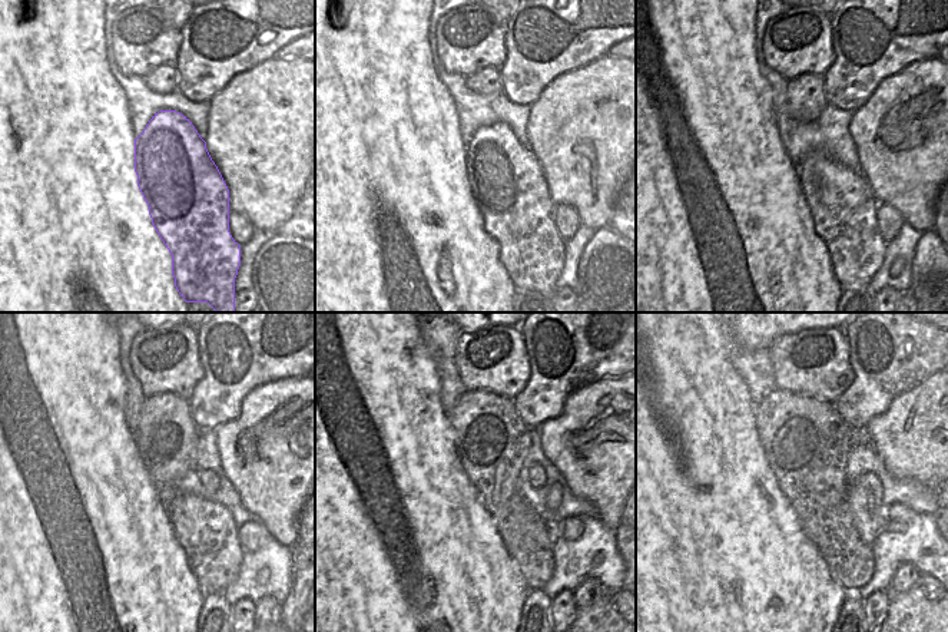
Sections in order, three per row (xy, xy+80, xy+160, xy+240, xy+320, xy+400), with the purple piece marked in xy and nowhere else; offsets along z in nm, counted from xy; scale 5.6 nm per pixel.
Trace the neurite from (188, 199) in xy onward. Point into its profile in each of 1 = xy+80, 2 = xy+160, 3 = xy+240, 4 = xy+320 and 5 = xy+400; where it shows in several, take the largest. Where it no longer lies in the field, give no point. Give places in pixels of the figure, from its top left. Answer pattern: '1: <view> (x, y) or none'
1: xy+80 (507, 184)
2: xy+160 (844, 211)
3: xy+240 (208, 535)
4: xy+320 (523, 512)
5: xy+400 (842, 509)

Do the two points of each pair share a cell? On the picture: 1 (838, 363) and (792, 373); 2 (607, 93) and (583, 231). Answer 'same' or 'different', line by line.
1: same
2: different

